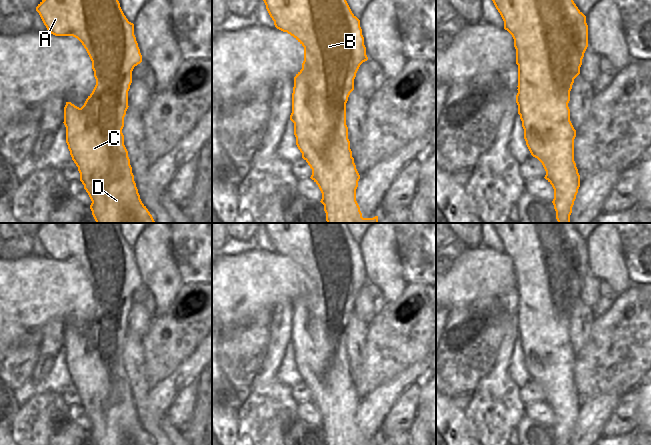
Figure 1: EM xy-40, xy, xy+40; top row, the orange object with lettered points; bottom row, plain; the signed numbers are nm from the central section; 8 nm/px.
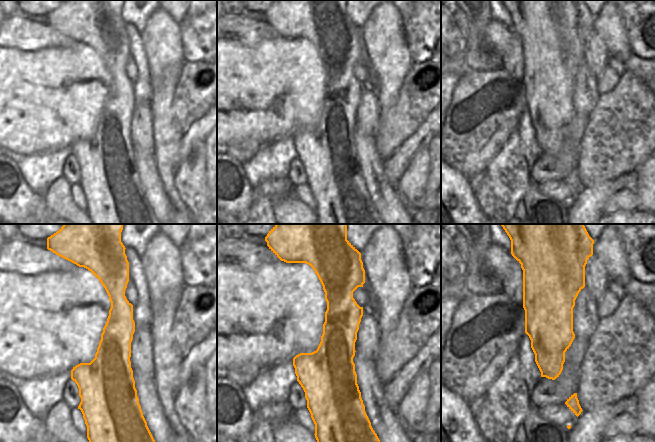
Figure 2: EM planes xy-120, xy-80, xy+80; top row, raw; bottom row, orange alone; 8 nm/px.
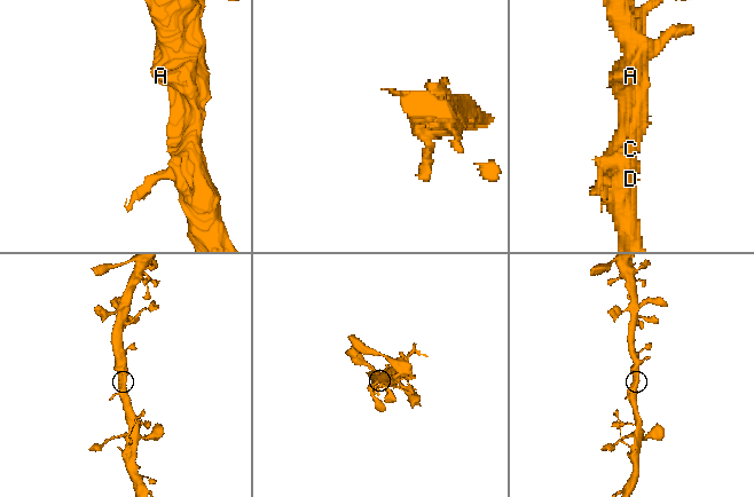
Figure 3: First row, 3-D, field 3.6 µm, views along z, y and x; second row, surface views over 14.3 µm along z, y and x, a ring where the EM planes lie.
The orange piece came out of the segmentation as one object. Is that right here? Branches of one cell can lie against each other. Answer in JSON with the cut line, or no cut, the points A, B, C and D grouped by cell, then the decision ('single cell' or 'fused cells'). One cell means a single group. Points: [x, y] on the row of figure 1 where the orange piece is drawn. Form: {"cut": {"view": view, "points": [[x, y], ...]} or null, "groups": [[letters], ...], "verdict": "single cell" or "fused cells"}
{"cut": null, "groups": [["A", "B", "C", "D"]], "verdict": "single cell"}

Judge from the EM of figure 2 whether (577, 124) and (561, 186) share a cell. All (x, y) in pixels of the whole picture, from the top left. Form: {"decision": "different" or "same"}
{"decision": "different"}

